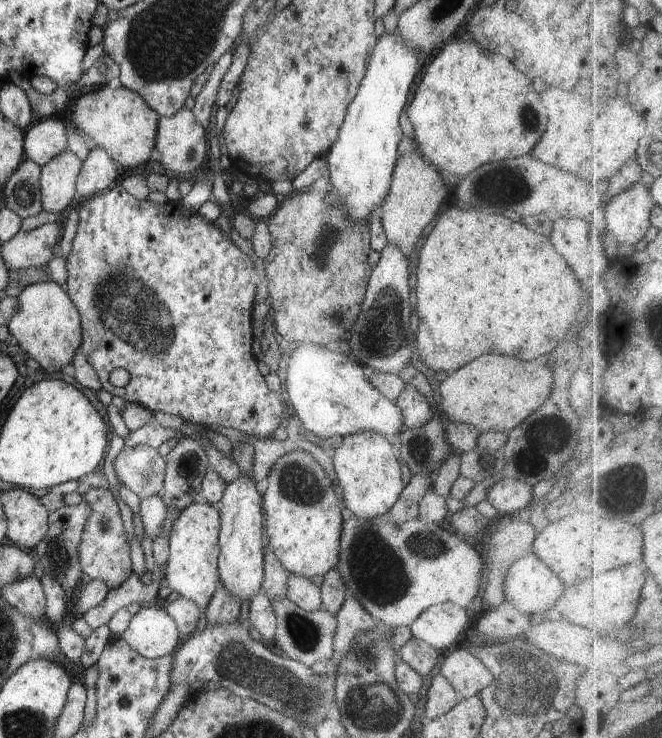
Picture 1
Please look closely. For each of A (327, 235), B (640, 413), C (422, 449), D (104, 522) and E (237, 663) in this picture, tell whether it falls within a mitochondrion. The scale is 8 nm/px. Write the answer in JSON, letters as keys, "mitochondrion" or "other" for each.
{"A":"mitochondrion","B":"other","C":"mitochondrion","D":"mitochondrion","E":"mitochondrion"}

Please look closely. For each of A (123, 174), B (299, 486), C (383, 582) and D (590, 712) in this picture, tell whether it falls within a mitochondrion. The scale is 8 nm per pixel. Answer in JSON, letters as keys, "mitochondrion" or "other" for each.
{"A":"other","B":"mitochondrion","C":"mitochondrion","D":"other"}

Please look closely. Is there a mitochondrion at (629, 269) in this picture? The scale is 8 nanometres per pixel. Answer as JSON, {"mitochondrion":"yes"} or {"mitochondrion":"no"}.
{"mitochondrion":"no"}

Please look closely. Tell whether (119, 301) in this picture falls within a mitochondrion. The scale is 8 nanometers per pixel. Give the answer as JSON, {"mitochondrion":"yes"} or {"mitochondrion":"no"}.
{"mitochondrion":"yes"}

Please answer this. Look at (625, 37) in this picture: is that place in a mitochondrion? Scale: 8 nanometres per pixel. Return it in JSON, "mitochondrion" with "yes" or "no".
{"mitochondrion":"no"}

